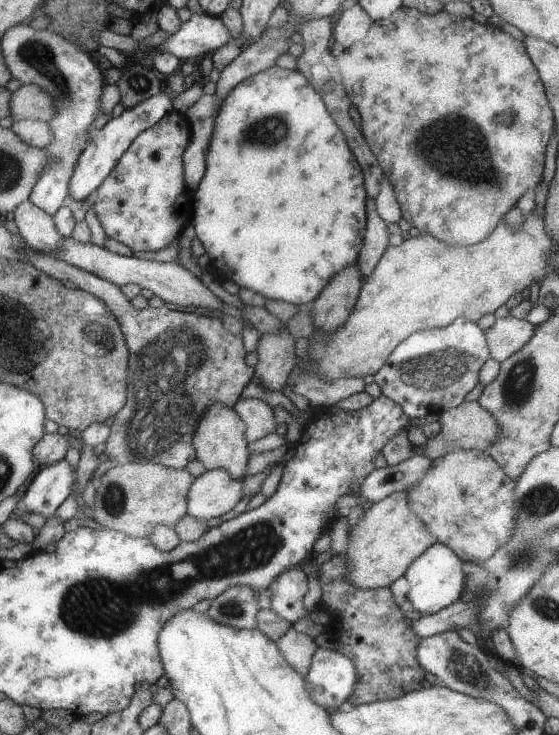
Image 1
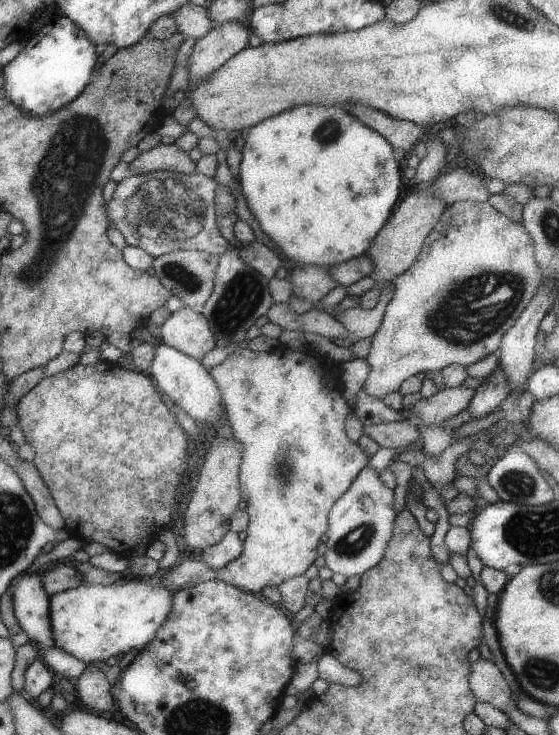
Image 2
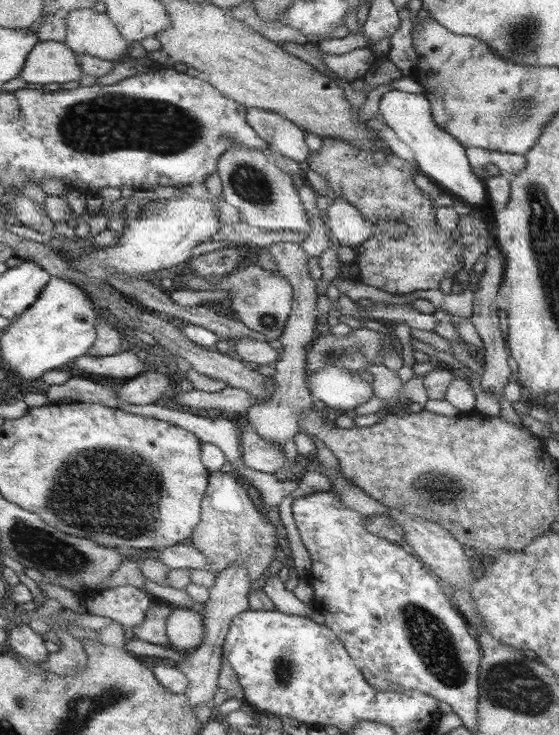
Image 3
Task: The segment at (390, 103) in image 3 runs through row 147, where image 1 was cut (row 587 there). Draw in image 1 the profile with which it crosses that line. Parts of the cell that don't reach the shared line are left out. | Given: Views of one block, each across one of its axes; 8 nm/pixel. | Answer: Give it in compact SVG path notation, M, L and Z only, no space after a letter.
M442 543L433 544L430 548L426 548L426 552L422 552L406 570L404 578L410 584L406 598L416 612L424 616L431 615L461 599L467 584L466 577L465 564L461 557Z

